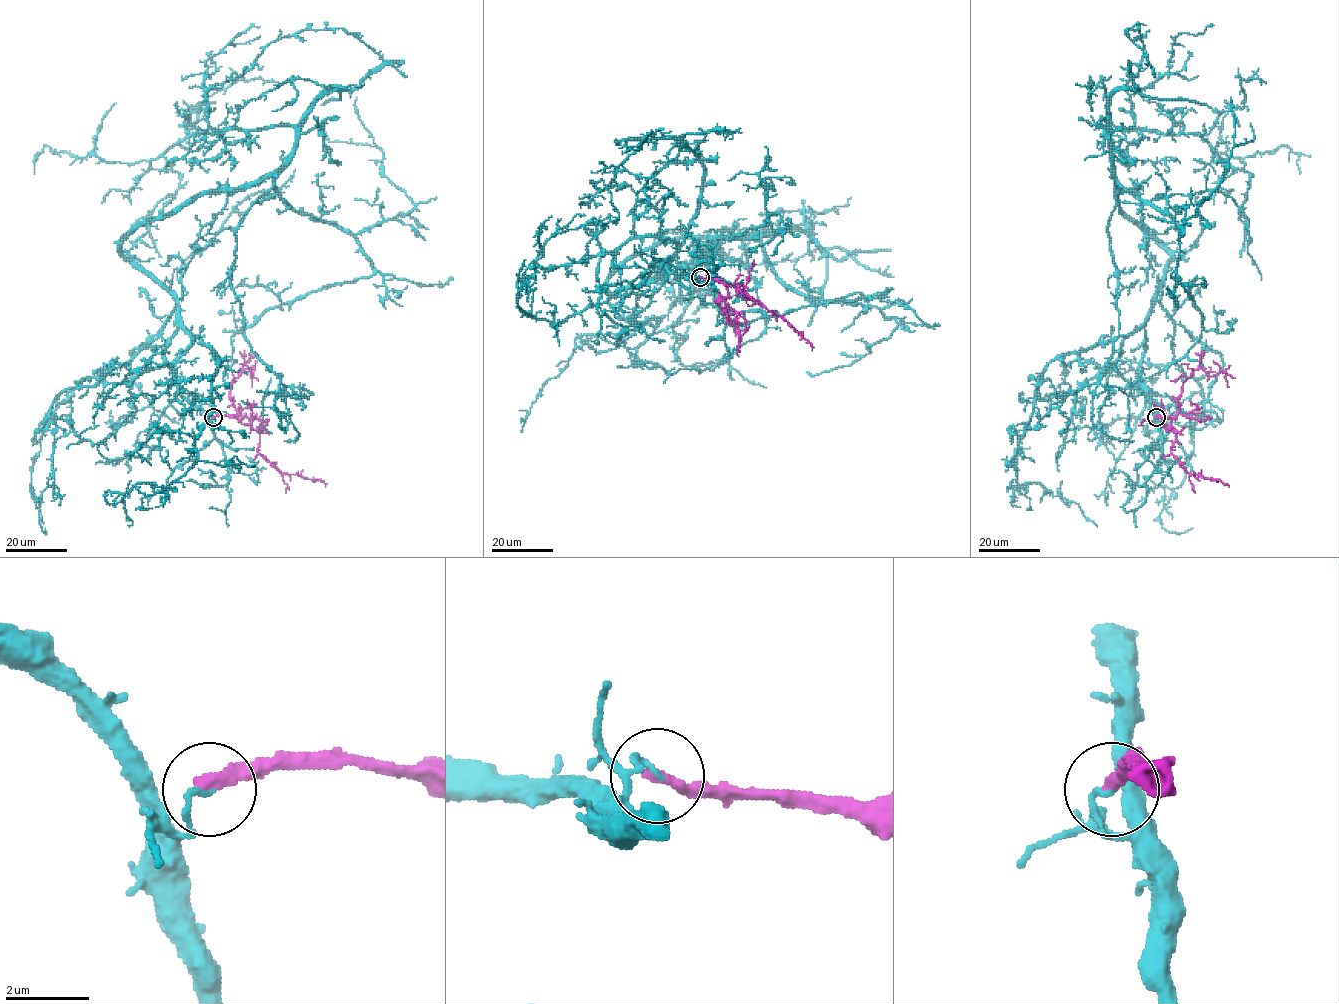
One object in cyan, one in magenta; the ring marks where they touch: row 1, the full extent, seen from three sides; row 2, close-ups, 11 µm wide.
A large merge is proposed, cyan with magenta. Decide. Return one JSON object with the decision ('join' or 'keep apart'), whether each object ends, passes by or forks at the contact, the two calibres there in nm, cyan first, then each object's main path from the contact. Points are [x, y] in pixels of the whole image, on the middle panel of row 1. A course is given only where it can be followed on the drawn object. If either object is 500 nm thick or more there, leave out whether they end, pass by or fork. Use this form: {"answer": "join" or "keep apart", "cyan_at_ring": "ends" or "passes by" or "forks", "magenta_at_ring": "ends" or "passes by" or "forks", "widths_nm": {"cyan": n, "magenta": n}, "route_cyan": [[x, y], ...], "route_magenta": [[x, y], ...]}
{"answer": "keep apart", "cyan_at_ring": "ends", "magenta_at_ring": "ends", "widths_nm": {"cyan": 100, "magenta": 320}, "route_cyan": [[700, 277], [657, 260], [608, 289], [664, 242], [782, 231], [713, 239], [636, 347], [578, 336], [520, 421]], "route_magenta": [[700, 277], [718, 279], [746, 298], [744, 292], [758, 300], [782, 317], [812, 350]]}

